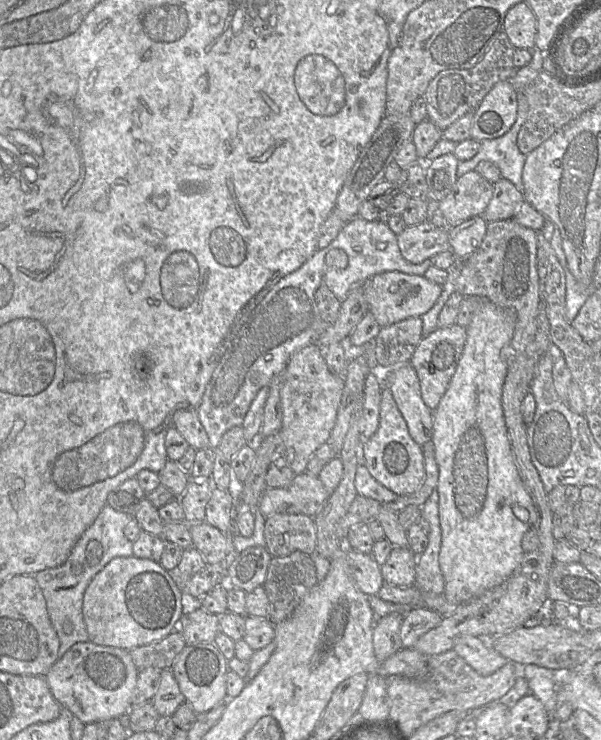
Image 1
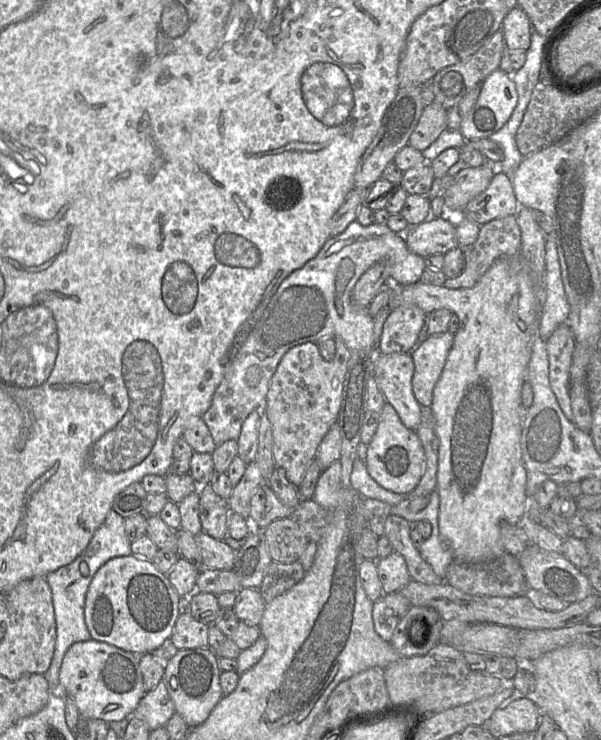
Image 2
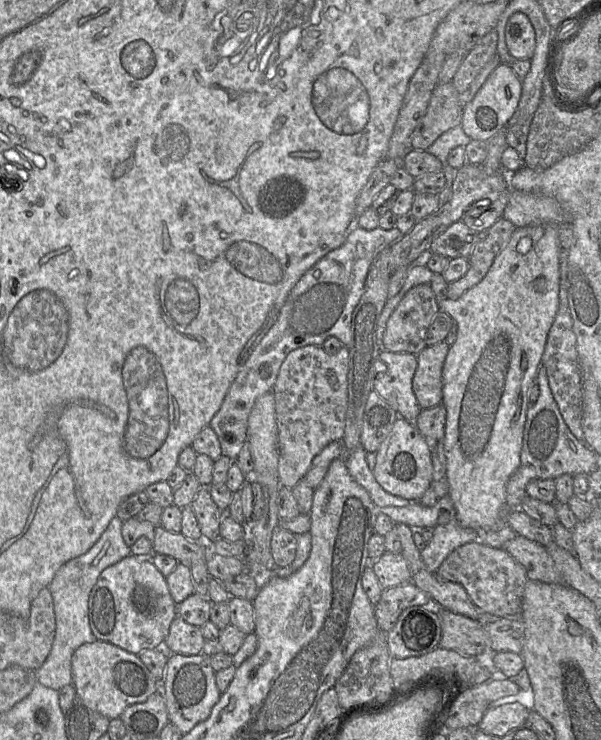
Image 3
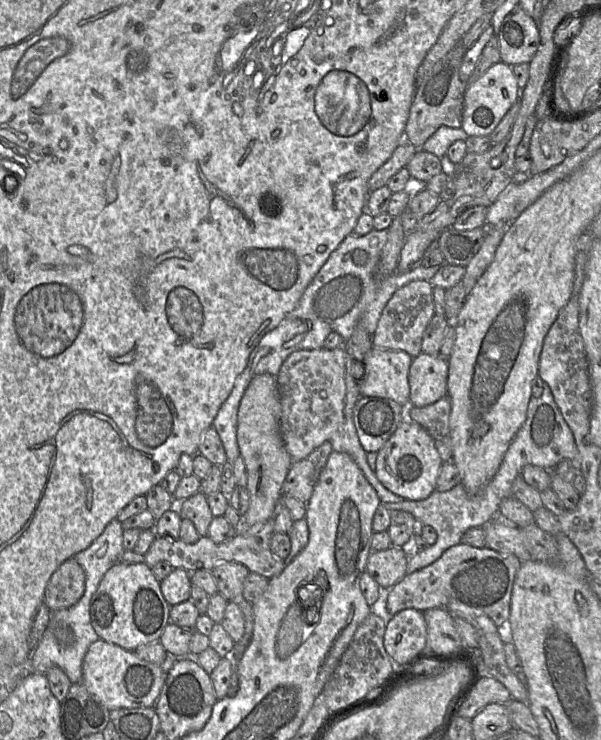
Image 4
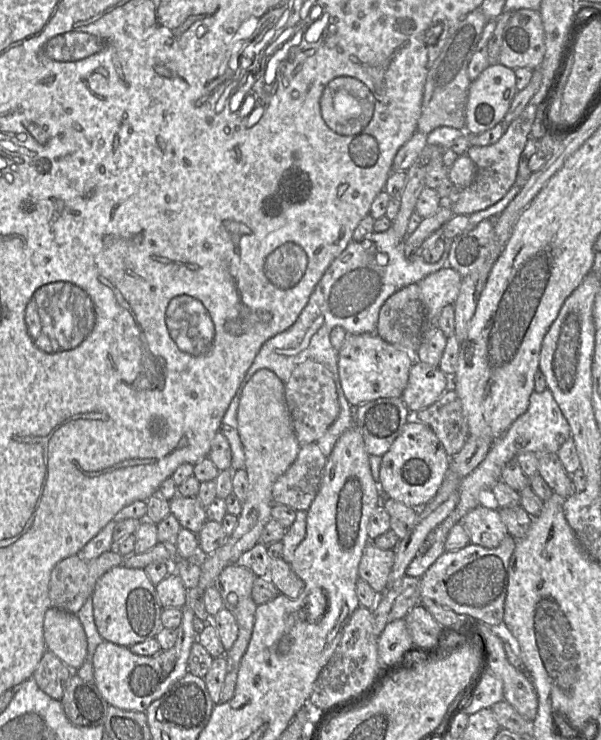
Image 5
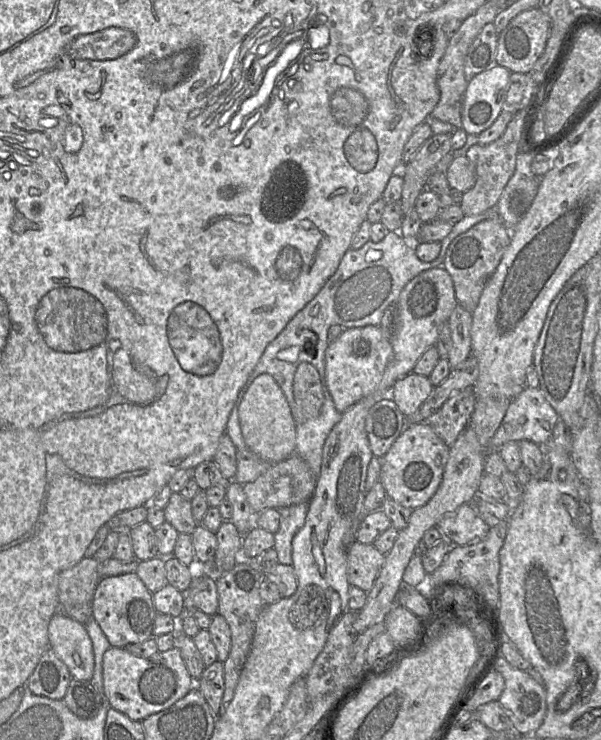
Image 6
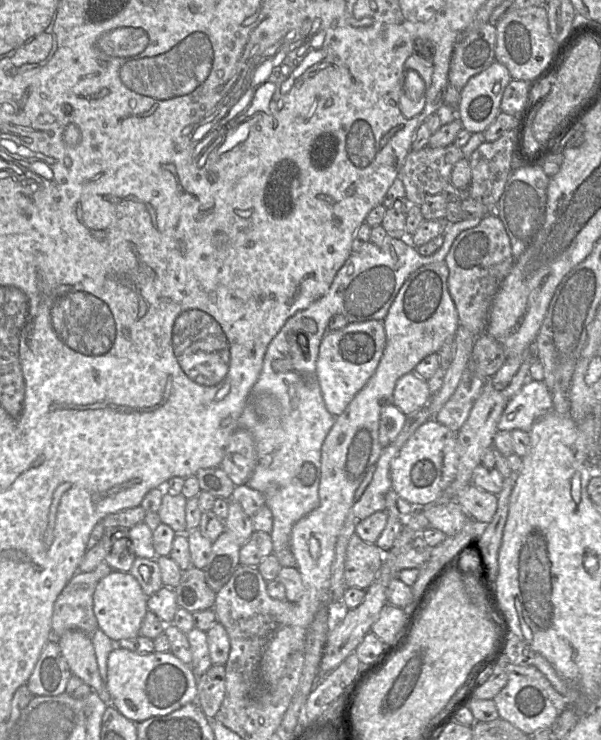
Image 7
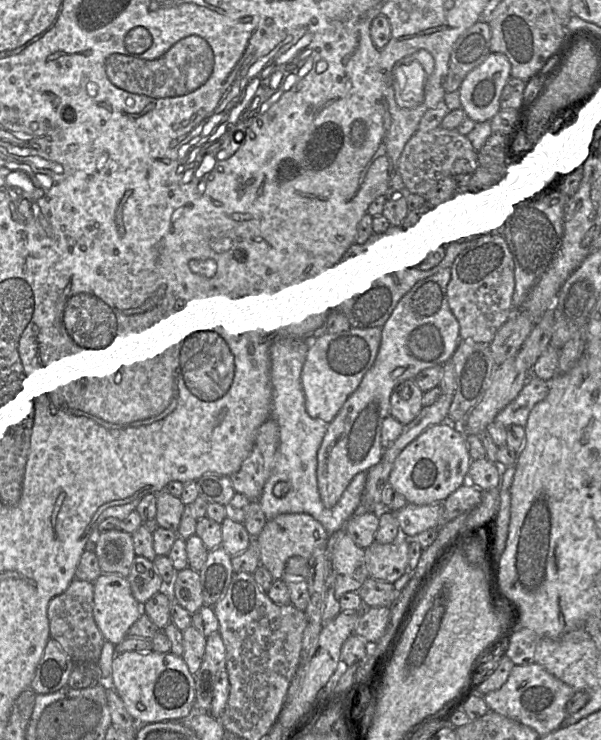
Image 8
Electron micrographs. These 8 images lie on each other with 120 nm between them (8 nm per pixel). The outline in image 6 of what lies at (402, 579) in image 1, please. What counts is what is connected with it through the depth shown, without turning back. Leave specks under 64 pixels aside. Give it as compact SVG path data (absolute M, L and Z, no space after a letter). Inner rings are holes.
M355 541L347 550L347 579L351 586L369 592L384 564L385 554L373 544Z

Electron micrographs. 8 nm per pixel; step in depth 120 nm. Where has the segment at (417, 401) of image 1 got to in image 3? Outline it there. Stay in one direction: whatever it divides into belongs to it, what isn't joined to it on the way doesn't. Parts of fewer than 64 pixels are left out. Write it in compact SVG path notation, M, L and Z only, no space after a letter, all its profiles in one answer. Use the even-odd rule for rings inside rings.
M381 350L375 361L373 389L403 419L414 423L420 406L412 389L417 356Z

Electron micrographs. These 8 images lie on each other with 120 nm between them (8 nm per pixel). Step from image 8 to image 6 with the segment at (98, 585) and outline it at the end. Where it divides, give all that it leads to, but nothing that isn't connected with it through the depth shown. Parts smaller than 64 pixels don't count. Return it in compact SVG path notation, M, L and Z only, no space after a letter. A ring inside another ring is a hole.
M135 572L101 578L91 603L92 616L112 647L141 643L153 637L157 611L151 593Z

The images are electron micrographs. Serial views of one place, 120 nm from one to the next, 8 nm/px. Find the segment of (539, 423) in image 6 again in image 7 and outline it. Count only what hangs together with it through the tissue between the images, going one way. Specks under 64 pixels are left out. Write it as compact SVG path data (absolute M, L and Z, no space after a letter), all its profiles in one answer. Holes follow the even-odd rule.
M529 379L508 403L499 419L497 429L499 431L512 431L520 429L529 432L534 422L541 416L553 410L552 393L544 381Z

